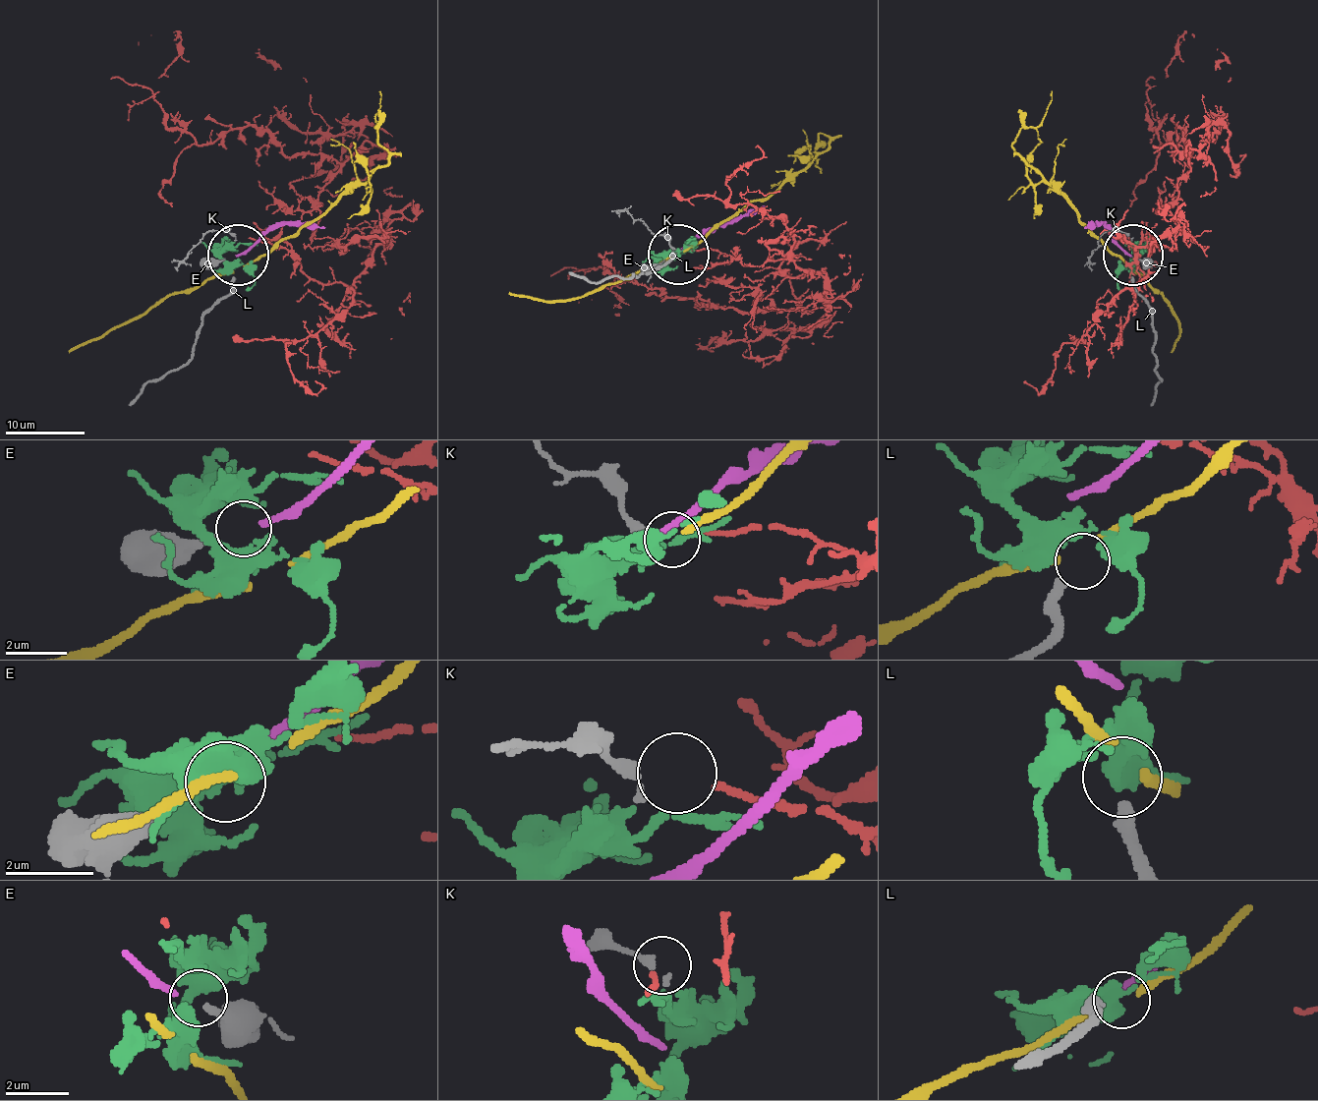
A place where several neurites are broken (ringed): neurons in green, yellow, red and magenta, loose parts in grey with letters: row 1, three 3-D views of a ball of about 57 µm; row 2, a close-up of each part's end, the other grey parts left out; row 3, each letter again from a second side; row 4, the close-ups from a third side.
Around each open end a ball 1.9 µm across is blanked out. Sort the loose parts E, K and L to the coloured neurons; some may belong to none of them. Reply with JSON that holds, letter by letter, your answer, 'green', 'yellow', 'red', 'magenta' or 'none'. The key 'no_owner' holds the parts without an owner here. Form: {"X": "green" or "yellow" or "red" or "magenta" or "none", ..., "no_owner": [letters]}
{"E": "none", "K": "red", "L": "green", "no_owner": ["E"]}

